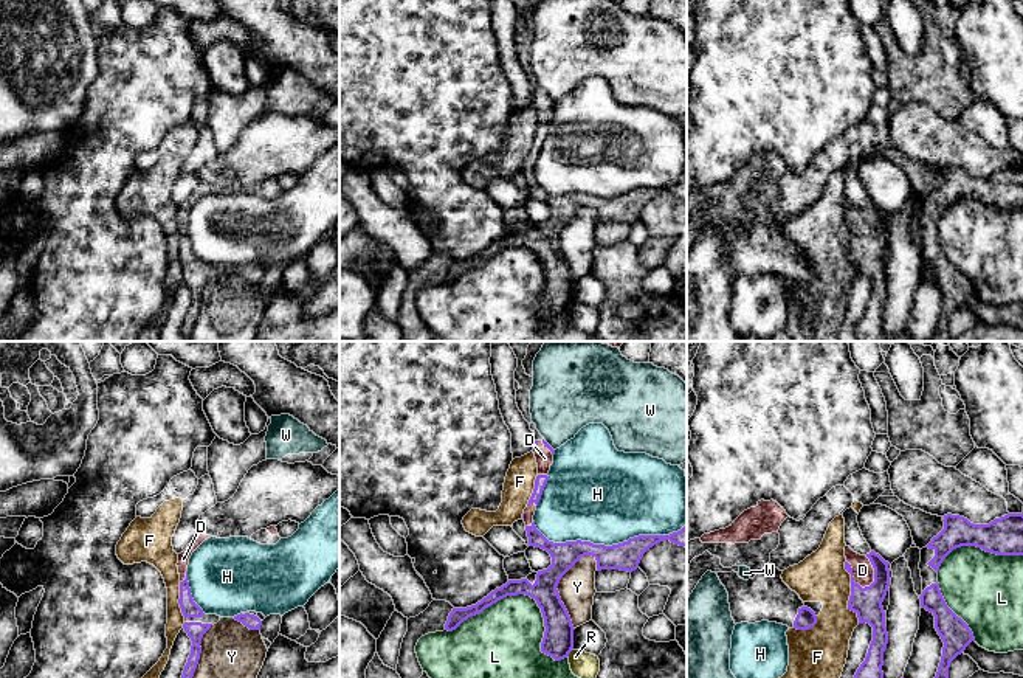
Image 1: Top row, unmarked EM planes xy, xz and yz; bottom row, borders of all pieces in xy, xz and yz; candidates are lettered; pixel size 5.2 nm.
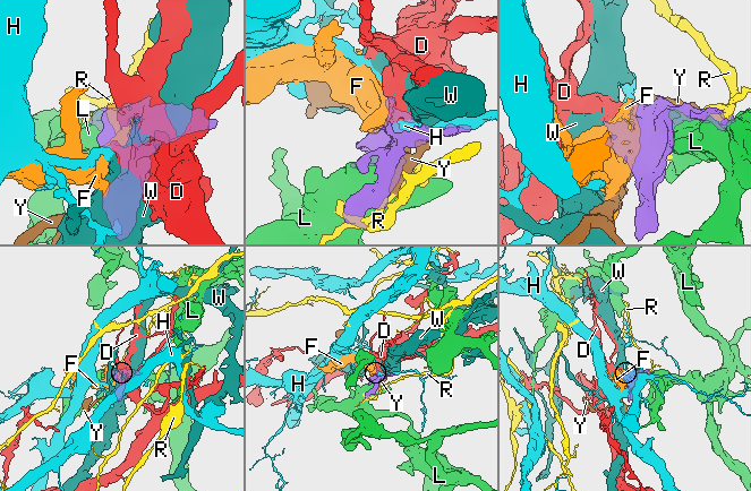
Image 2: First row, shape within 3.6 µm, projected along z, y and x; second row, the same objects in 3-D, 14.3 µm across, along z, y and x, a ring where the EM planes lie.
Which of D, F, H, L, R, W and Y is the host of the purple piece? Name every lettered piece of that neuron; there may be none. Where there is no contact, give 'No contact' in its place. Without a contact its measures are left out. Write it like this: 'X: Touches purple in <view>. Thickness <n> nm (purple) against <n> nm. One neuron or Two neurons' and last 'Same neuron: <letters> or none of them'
D: Touches purple in yz. Thickness 160 nm (purple) against 110 nm. One neuron
F: Touches purple in yz. Thickness 160 nm (purple) against 260 nm. Two neurons
H: Touches purple in xz. Thickness 150 nm (purple) against 480 nm. Two neurons
L: Touches purple in xz. Thickness 140 nm (purple) against 360 nm. Two neurons
R: Touches purple in xz. Thickness 160 nm (purple) against 130 nm. Two neurons
W: Touches purple in xz. Thickness 20 nm (purple) against 340 nm. Two neurons
Y: Touches purple in xz. Thickness 160 nm (purple) against 190 nm. Two neurons
Same neuron: D

